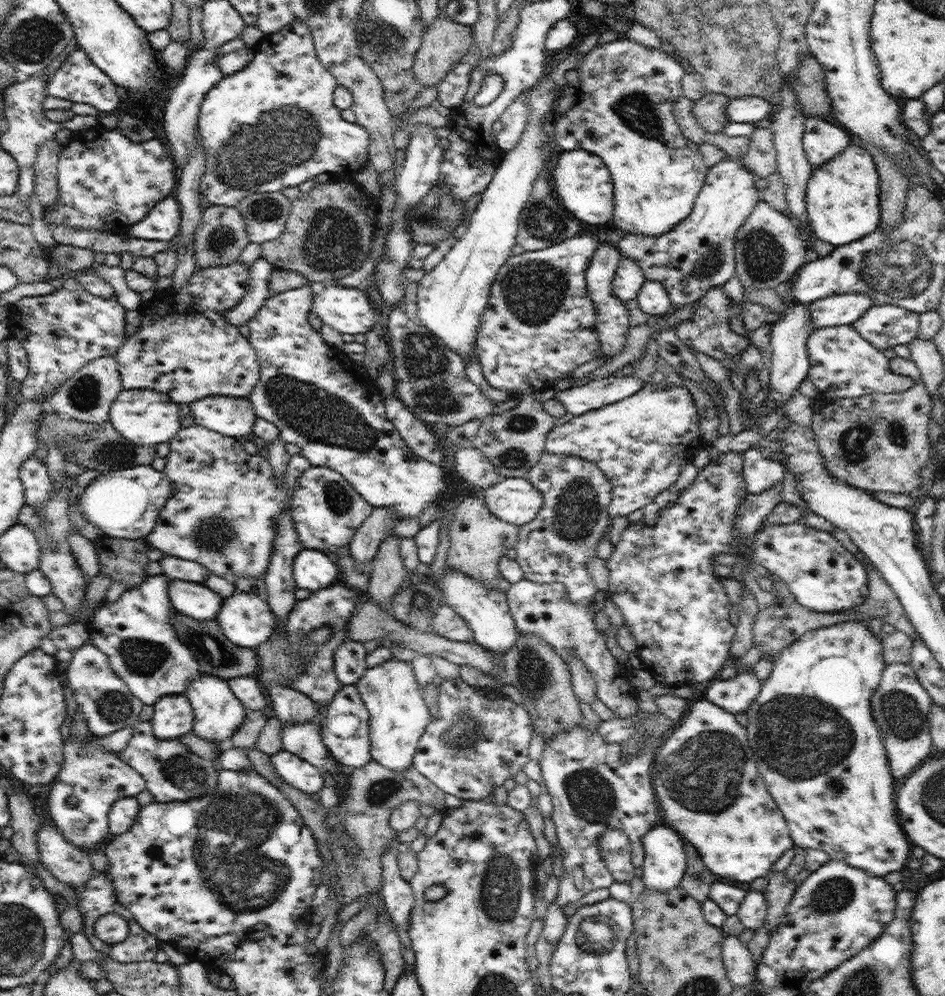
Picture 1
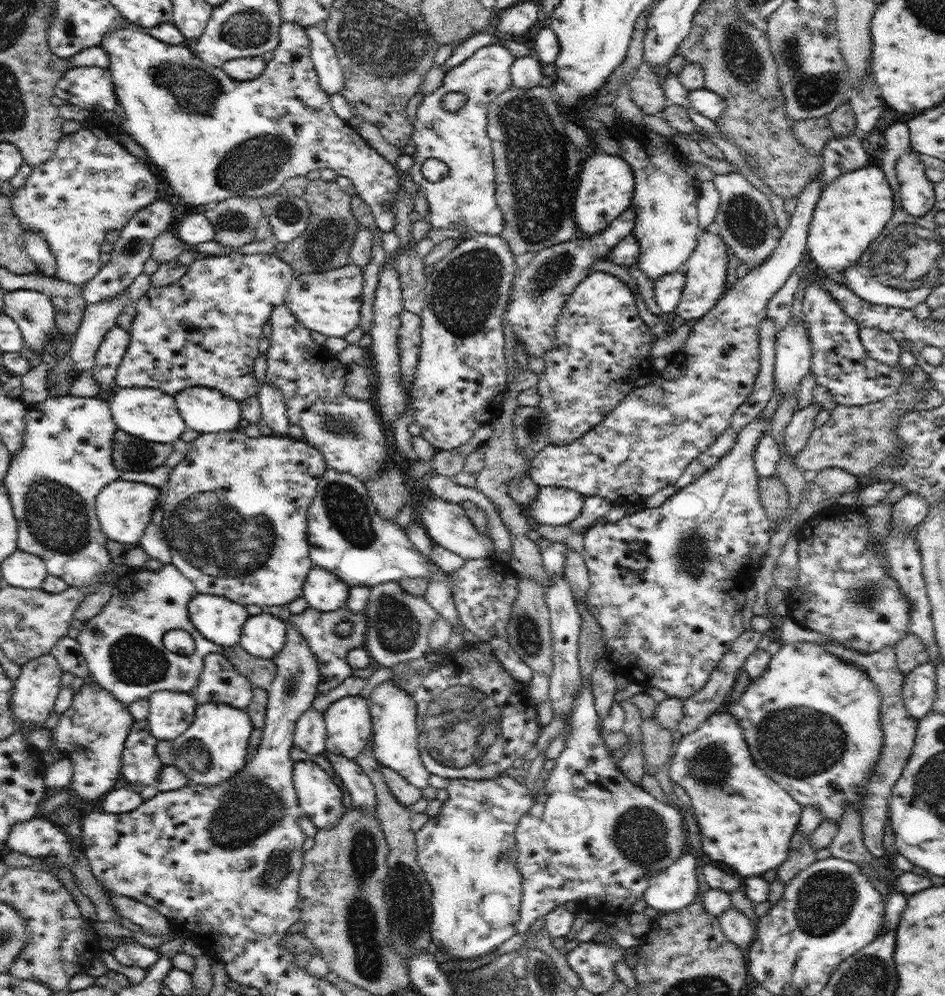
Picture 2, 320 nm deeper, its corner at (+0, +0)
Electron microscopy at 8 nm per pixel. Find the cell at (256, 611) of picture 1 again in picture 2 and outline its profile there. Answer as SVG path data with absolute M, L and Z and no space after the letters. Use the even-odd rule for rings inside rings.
M270 613L249 616L244 623L239 644L252 656L274 660L286 644L287 625L286 620Z

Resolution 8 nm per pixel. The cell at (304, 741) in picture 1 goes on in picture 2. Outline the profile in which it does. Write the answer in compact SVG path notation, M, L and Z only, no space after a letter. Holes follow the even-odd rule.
M322 752L327 755L336 774L340 776L344 787L352 797L351 809L364 813L376 811L376 794L370 777L358 766L354 759L338 756L332 752Z

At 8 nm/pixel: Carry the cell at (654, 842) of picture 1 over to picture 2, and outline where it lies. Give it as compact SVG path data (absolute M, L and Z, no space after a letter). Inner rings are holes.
M684 853L676 863L652 878L643 894L647 906L652 906L657 911L670 912L697 901L696 862L698 860L692 854Z

